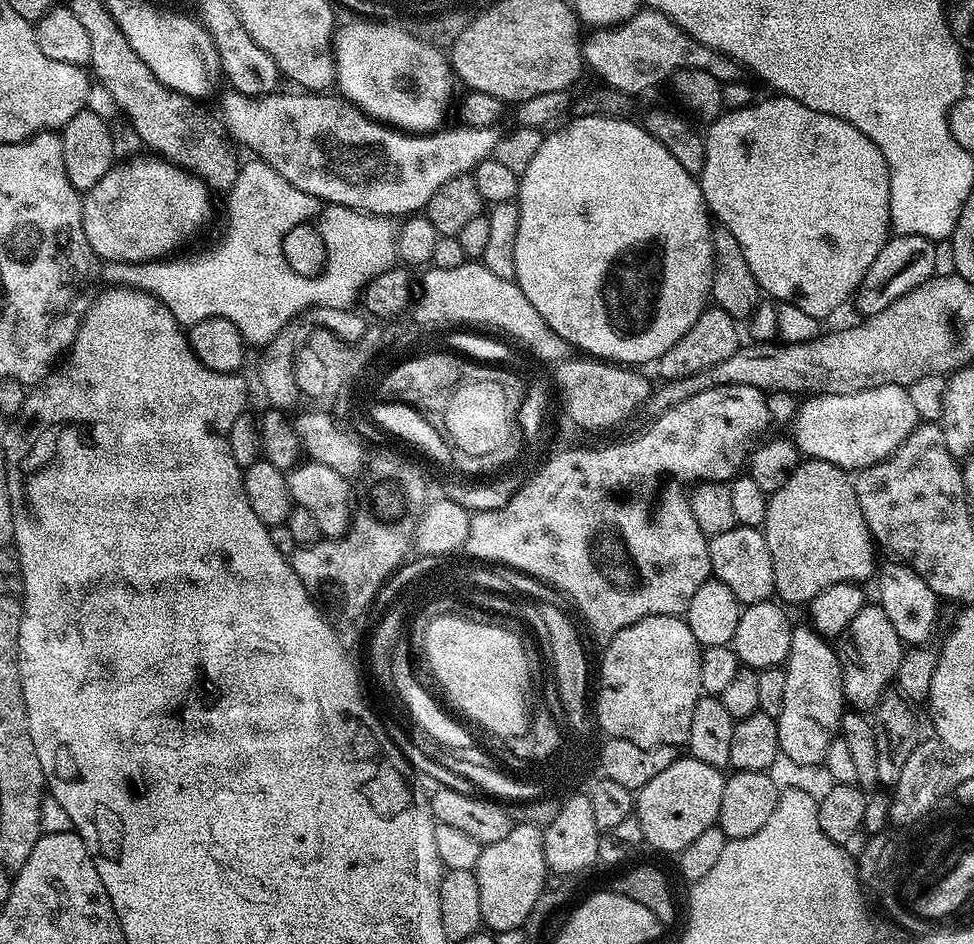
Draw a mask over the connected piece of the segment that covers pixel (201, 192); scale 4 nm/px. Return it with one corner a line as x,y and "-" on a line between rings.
159,159
132,160
129,164
113,166
95,186
82,196
82,222
86,242
101,261
142,263
163,257
191,228
196,228
208,216
212,204
208,201
209,189
189,173

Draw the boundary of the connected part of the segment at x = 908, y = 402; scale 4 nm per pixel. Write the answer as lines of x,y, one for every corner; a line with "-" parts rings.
891,384
854,394
818,394
805,399
808,401
796,412
796,446
805,457
825,460
845,470
869,468
893,456
918,427
920,412
908,392
903,384

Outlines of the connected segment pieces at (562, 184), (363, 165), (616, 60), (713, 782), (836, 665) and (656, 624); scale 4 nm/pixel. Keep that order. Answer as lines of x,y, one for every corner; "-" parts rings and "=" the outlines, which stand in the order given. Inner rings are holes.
578,116
569,121
565,128
560,128
557,132
549,131
545,135
538,154
534,154
530,166
526,166
526,170
520,176
518,197
520,217
518,218
518,238
514,242
516,285
520,287
522,294
526,294
526,298
530,298
530,306
534,306
534,310
538,310
538,314
542,314
542,318
546,318
548,325
564,339
564,343
573,349
581,348
584,351
581,353
587,354
589,357
615,362
621,366
644,366
640,364
648,363
651,365
659,360
662,354
666,354
666,350
670,350
670,346
674,346
674,342
678,342
678,338
682,338
682,334
686,334
686,330
690,330
690,326
694,326
694,322
698,322
698,318
703,314
705,308
709,307
712,294
712,237
710,227
708,228
708,220
710,224
708,204
704,201
699,179
691,176
686,170
682,170
682,166
678,166
678,161
674,159
674,154
670,154
670,150
666,150
666,146
662,146
662,142
655,140
639,123
631,124
628,118
602,118
601,116
=
296,90
291,91
261,98
225,91
222,123
227,135
237,145
245,144
252,151
250,153
264,160
298,190
312,196
317,202
357,208
371,216
404,218
419,213
428,205
438,186
450,182
450,178
455,176
471,173
478,162
489,159
495,153
501,137
495,127
444,126
423,134
409,134
369,118
357,104
351,104
339,94
301,94
=
636,11
632,17
612,27
597,27
582,40
582,60
596,71
597,81
625,94
644,92
672,78
683,68
704,70
721,82
737,79
738,68
727,56
690,38
660,12
=
678,758
662,774
650,778
646,786
642,786
634,796
634,817
641,826
641,834
645,845
657,848
660,852
679,854
683,848
690,846
702,830
713,827
720,819
722,806
722,790
724,789
725,773
714,766
706,766
706,762
698,762
691,758
=
812,626
793,627
790,654
786,661
786,698
782,714
775,717
783,759
796,764
823,765
830,742
837,739
840,720
846,711
840,658
835,647
=
646,616
623,628
614,639
607,641
604,657
600,660
600,689
596,692
595,723
604,731
605,737
634,742
634,746
653,748
654,746
684,746
687,745
690,734
690,722
694,719
694,706
698,706
702,695
700,690
700,654
702,646
694,638
687,619
678,616

